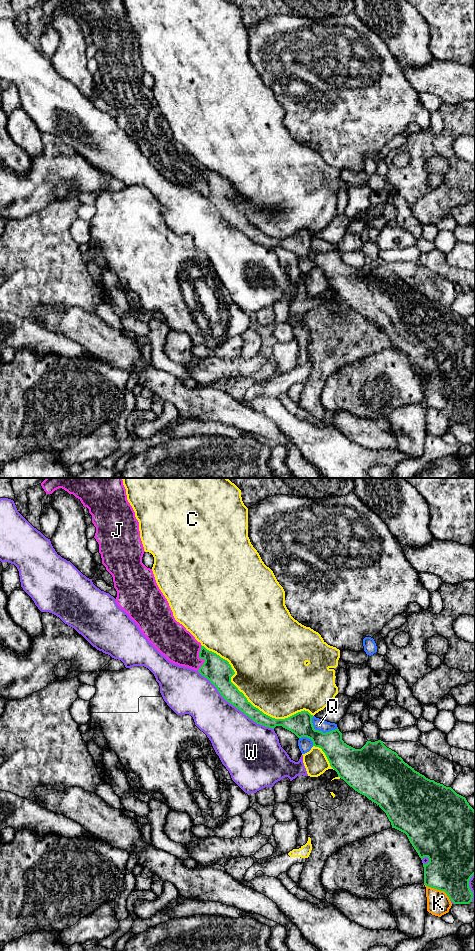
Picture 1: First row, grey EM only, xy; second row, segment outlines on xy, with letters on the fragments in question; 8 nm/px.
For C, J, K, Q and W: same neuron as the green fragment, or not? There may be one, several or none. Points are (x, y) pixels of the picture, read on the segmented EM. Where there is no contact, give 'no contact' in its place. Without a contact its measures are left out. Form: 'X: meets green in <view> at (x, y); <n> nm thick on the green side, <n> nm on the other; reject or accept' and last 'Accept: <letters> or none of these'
C: meets green in xy at (249, 702); 140 nm thick on the green side, 500 nm on the other; reject
J: meets green in xy at (201, 658); 220 nm thick on the green side, 280 nm on the other; accept
K: meets green in xy at (438, 889); 380 nm thick on the green side, 190 nm on the other; reject
Q: meets green in xy at (321, 731); 200 nm thick on the green side, 100 nm on the other; reject
W: meets green in xy at (234, 705); 160 nm thick on the green side, 380 nm on the other; reject
Accept: J

